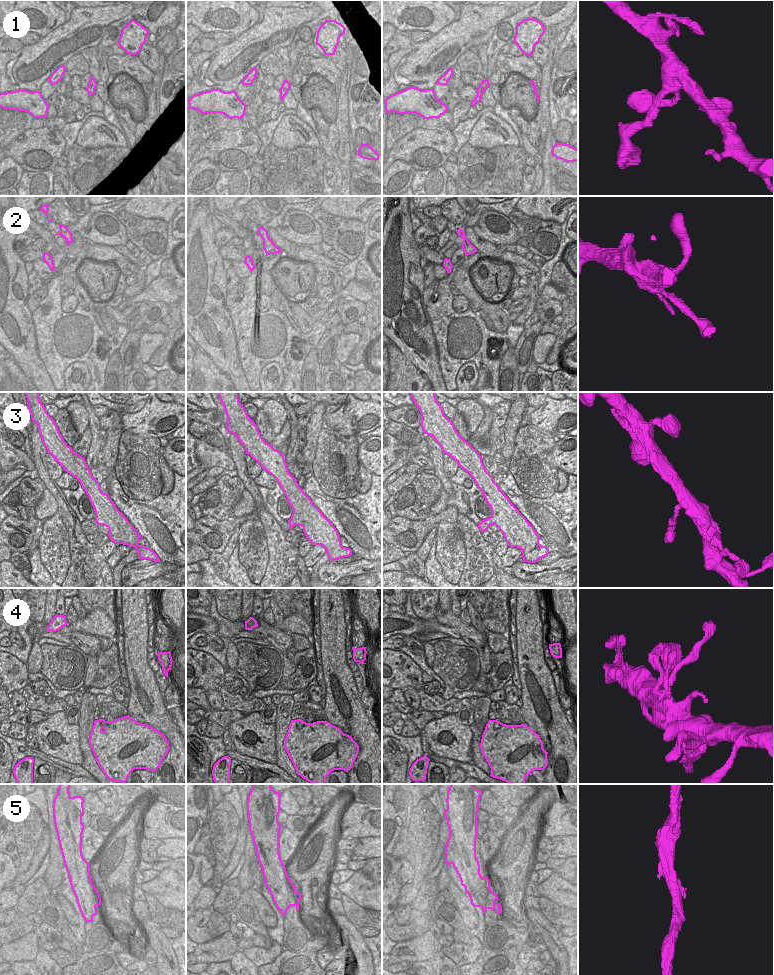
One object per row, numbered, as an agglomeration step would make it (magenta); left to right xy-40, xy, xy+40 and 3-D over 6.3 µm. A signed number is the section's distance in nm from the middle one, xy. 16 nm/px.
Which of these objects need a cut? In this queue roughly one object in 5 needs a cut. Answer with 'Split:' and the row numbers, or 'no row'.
Split: no row

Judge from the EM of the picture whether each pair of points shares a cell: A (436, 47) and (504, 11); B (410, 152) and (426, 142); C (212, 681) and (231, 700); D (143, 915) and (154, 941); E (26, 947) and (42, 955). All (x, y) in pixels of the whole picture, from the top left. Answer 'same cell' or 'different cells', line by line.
A: same cell
B: same cell
C: different cells
D: different cells
E: different cells

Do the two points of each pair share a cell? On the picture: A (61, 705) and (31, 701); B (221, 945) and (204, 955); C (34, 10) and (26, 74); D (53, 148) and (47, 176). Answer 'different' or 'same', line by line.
A: same
B: same
C: different
D: different

